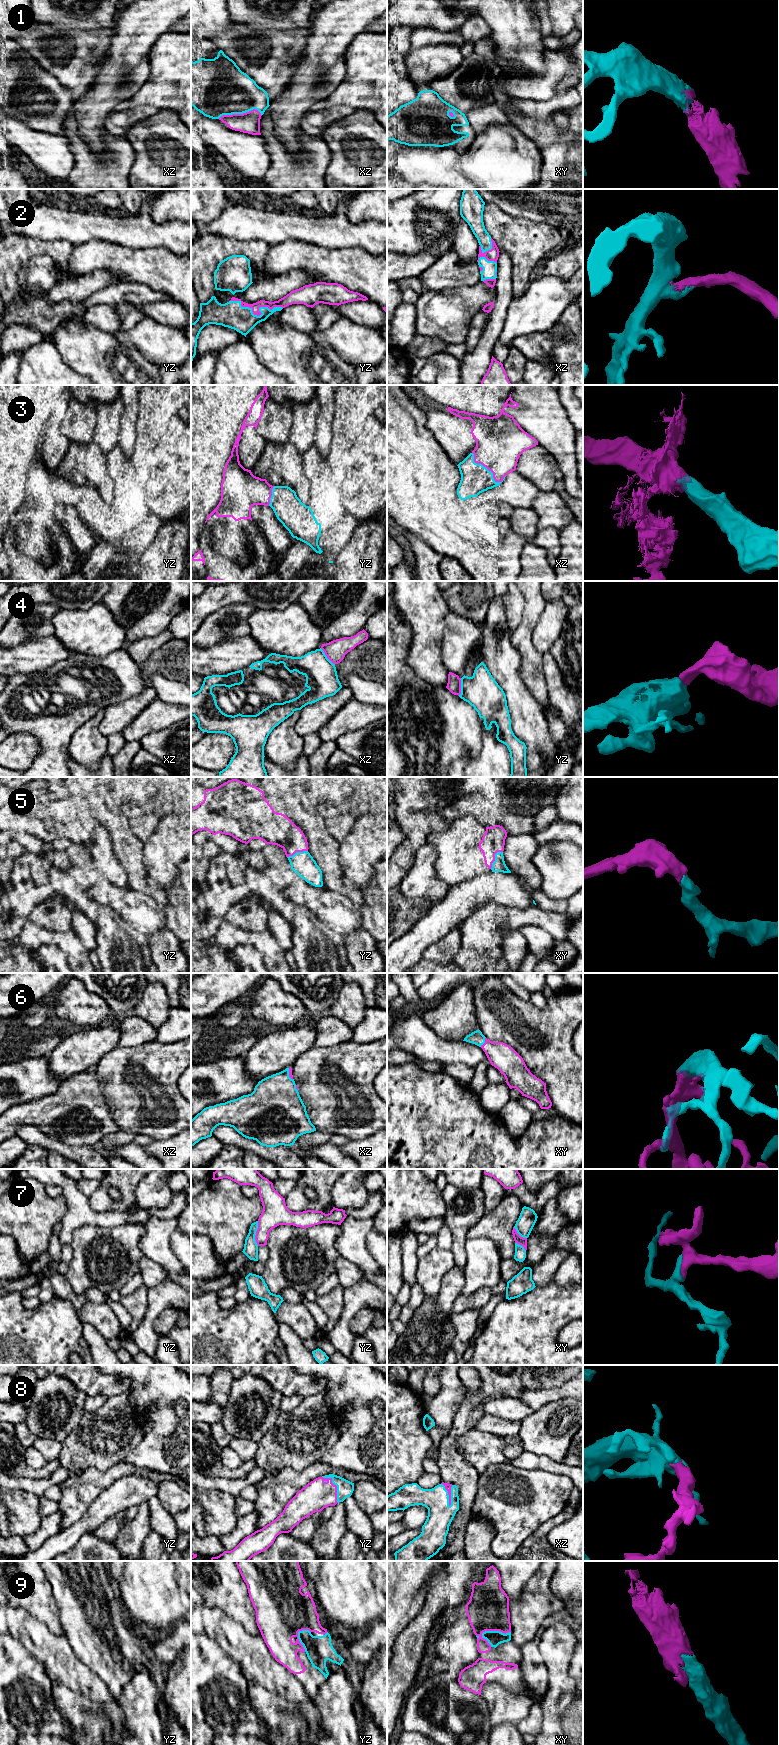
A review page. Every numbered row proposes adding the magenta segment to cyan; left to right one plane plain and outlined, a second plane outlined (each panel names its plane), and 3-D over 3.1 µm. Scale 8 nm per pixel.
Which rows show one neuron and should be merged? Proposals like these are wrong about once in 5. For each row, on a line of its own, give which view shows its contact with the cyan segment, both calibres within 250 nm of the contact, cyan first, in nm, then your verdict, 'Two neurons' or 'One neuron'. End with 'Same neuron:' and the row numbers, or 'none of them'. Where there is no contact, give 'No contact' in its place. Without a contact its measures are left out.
1: Touches cyan in xz. Thickness 420 nm (cyan) against 170 nm. One neuron
2: Touches cyan in yz. Thickness 200 nm (cyan) against 80 nm. One neuron
3: Touches cyan in xz. Thickness 240 nm (cyan) against 400 nm. One neuron
4: Touches cyan in yz. Thickness 280 nm (cyan) against 110 nm. Two neurons
5: Touches cyan in xy. Thickness 100 nm (cyan) against 190 nm. One neuron
6: Touches cyan in xy. Thickness 110 nm (cyan) against 200 nm. One neuron
7: Touches cyan in yz. Thickness 110 nm (cyan) against 200 nm. Two neurons
8: Touches cyan in xz. Thickness 200 nm (cyan) against 50 nm. One neuron
9: Touches cyan in xy. Thickness 120 nm (cyan) against 340 nm. One neuron
Same neuron: 1, 2, 3, 5, 6, 8, 9

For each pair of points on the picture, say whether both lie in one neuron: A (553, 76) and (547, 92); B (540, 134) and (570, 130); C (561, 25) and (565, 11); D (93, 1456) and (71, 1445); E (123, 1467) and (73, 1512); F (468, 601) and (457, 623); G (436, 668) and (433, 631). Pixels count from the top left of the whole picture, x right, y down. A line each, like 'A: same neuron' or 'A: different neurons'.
A: same neuron
B: same neuron
C: same neuron
D: same neuron
E: same neuron
F: different neurons
G: same neuron

